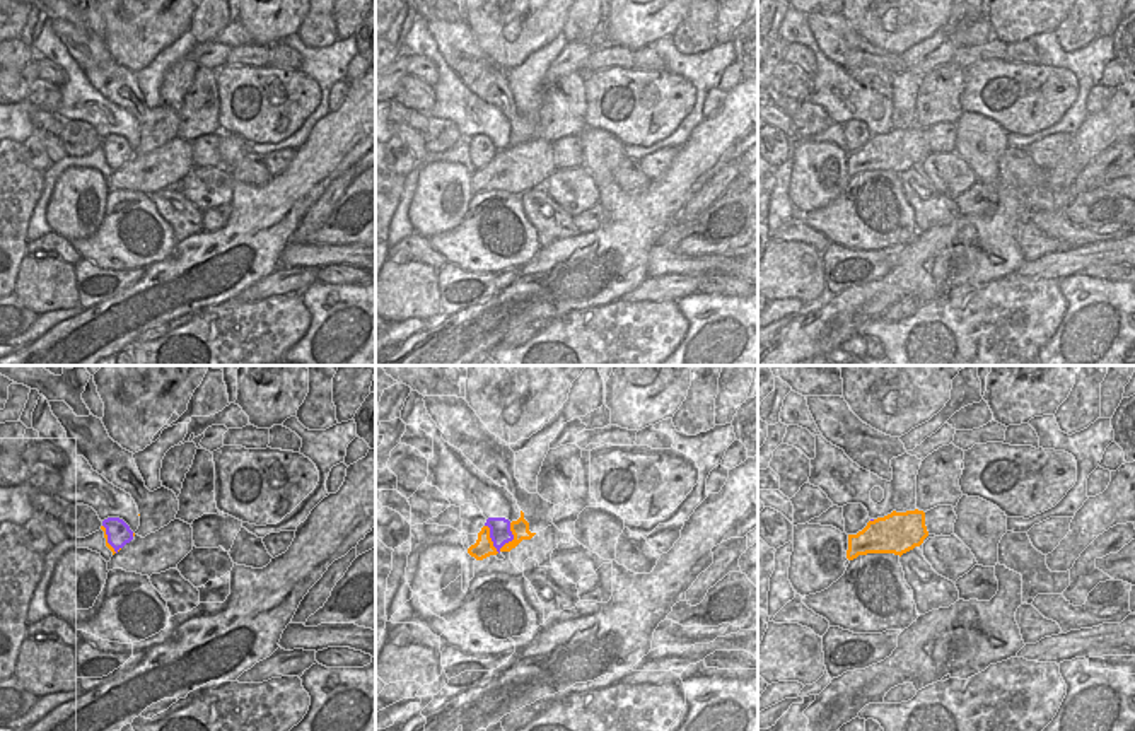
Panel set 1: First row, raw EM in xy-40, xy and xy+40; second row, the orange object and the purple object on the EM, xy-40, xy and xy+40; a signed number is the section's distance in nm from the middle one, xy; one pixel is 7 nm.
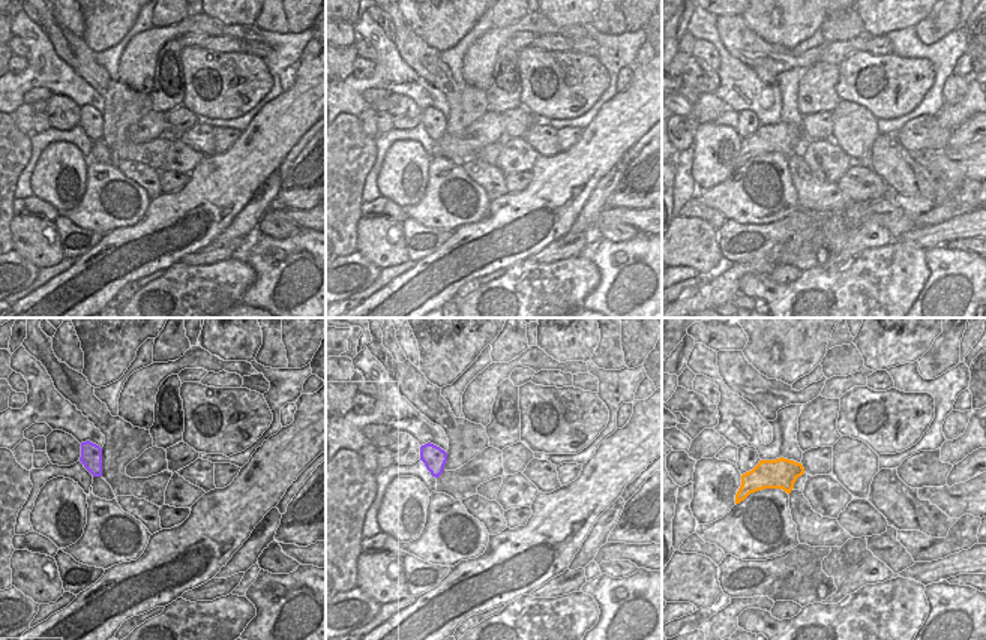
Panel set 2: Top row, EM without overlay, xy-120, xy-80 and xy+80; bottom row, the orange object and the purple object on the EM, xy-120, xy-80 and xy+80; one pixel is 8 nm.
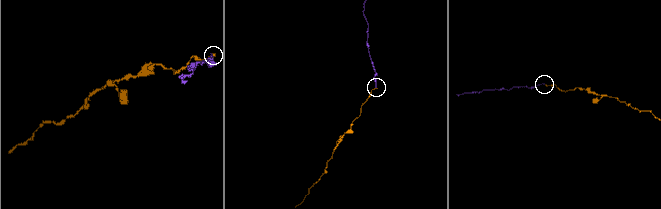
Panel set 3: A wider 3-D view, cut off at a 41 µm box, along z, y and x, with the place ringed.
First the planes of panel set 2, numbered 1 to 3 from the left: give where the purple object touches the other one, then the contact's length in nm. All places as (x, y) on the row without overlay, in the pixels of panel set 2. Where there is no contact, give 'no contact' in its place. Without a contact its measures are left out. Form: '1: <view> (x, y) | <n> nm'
1: no contact
2: no contact
3: no contact

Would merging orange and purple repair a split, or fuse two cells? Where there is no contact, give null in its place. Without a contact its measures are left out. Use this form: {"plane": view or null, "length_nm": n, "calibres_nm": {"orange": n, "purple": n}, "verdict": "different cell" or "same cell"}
{"plane": "xy", "length_nm": 240, "calibres_nm": {"orange": 130, "purple": 150}, "verdict": "different cell"}

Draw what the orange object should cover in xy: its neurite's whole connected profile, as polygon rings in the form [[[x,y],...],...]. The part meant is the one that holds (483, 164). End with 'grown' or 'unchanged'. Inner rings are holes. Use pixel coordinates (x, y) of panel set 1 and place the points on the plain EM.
[[[483,143],[481,149],[478,150],[478,157],[474,162],[468,166],[468,171],[474,174],[476,178],[483,178],[490,173],[497,173],[497,166],[493,164],[493,159],[490,155],[490,145]]]; unchanged

